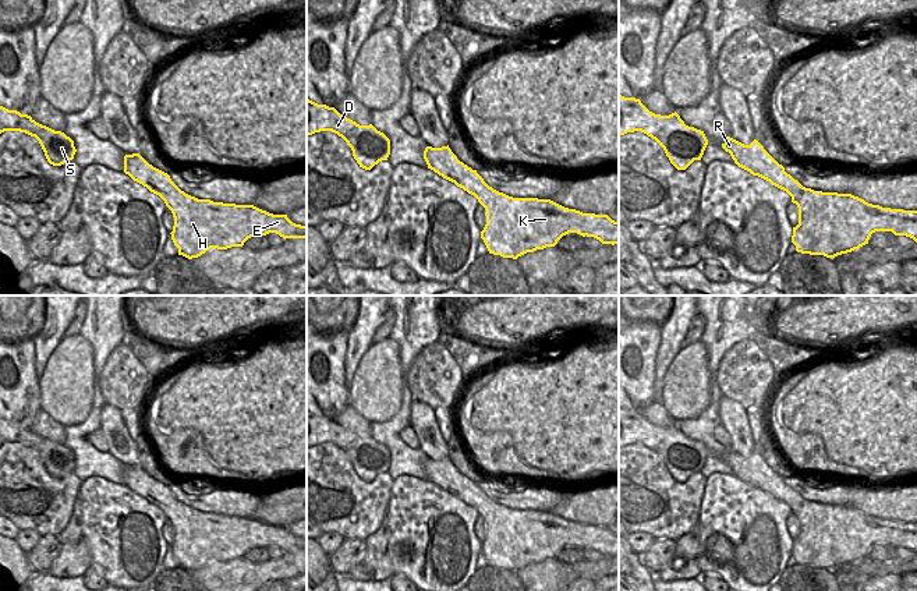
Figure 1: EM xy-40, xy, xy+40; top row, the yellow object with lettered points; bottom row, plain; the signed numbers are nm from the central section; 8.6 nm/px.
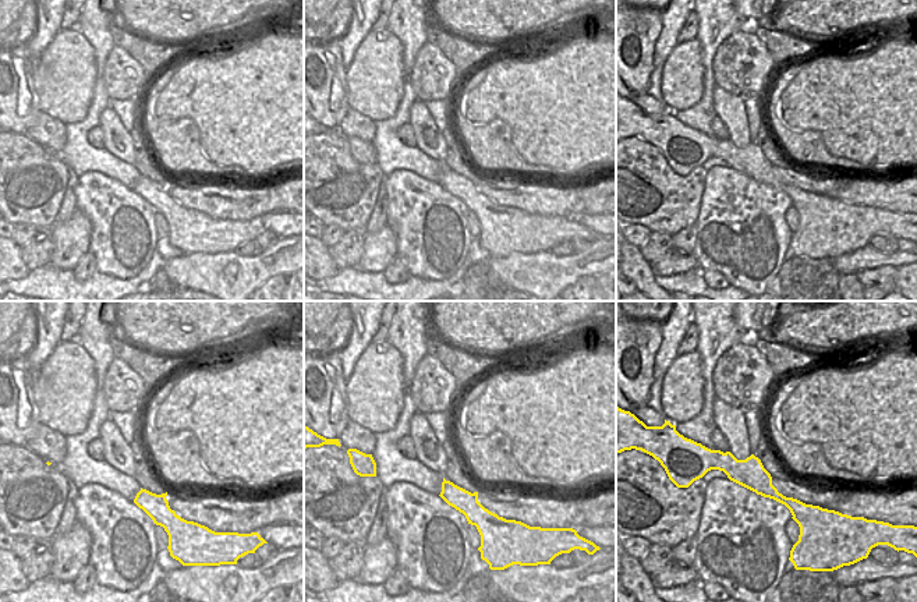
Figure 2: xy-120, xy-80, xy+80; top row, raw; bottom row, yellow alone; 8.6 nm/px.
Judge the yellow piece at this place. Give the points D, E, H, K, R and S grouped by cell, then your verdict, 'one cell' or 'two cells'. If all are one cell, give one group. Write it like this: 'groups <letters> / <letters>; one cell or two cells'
groups D E H K R S; one cell

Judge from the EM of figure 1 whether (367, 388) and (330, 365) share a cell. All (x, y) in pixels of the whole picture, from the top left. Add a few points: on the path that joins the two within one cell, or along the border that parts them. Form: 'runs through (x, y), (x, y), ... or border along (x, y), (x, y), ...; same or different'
border along (347, 390), (351, 404); different

